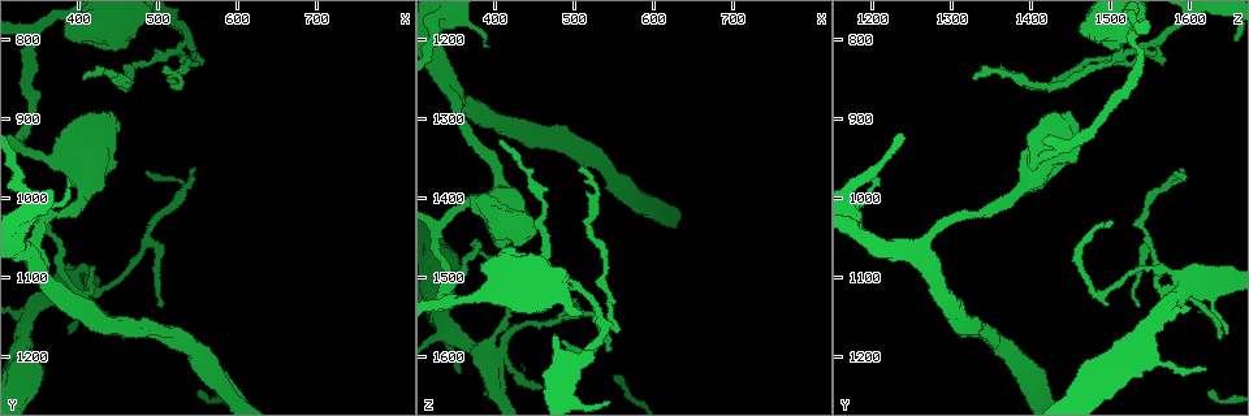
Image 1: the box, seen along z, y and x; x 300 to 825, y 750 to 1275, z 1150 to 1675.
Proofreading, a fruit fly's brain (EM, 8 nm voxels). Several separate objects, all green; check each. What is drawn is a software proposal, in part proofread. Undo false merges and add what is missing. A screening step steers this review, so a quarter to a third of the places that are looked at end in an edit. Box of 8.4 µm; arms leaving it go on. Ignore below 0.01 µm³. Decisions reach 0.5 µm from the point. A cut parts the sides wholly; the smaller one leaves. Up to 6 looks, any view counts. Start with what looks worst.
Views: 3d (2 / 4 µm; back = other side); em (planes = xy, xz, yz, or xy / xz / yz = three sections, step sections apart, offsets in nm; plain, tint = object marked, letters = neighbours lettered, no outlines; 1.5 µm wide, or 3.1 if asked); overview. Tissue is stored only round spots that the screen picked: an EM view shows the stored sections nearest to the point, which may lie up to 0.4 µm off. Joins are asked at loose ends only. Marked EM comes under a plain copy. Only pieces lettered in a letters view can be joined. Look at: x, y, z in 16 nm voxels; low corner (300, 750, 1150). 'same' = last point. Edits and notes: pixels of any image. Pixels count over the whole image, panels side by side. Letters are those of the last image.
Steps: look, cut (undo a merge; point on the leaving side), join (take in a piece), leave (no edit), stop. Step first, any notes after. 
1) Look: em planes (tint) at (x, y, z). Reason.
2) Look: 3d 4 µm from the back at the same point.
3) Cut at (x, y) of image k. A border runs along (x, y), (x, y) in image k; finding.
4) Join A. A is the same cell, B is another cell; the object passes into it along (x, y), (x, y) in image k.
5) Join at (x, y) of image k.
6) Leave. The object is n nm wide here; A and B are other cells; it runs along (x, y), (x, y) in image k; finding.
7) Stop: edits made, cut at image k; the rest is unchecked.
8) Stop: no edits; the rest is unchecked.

Look: 3d 2 µm at (460, 1180, 1640). Tapers out.

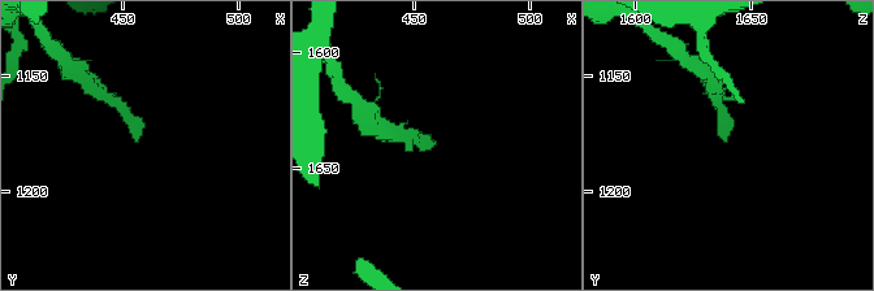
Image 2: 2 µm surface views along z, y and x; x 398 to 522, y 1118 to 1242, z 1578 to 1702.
Look: em xy step 4 (letters) at (458, 1177, 1640).

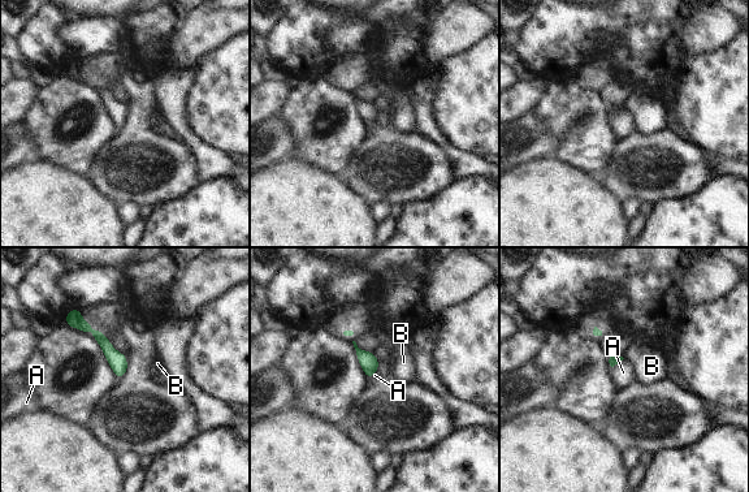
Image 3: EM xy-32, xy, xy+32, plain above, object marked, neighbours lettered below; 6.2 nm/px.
Leave. A and B are other cells; a border runs along (623, 358), (611, 367) in image 3; none of them fits.

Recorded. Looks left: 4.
Look: 3d 2 µm at (505, 830, 1360). End of a long branch.

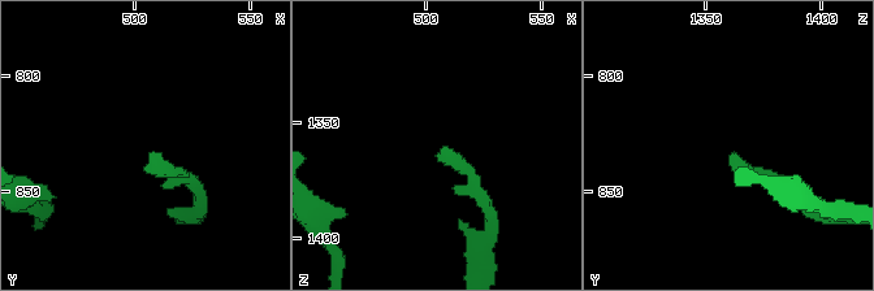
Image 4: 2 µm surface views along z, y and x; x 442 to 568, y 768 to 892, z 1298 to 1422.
Look: em planes (letters) at (509, 833, 1361). Need the tissue.

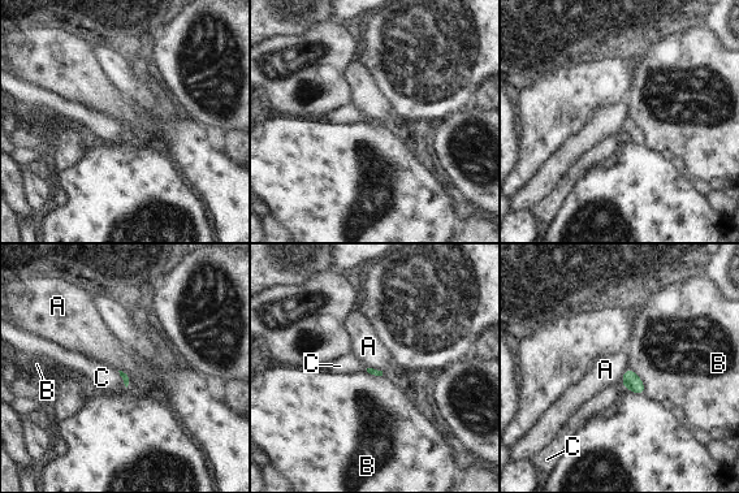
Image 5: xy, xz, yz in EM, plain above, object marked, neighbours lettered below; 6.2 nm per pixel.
Leave. A, B and C are other cells; a border runs along (629, 367), (621, 383) in image 5; no lettered piece goes on from it.

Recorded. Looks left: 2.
Stop: no edits; the rest is unchecked.

